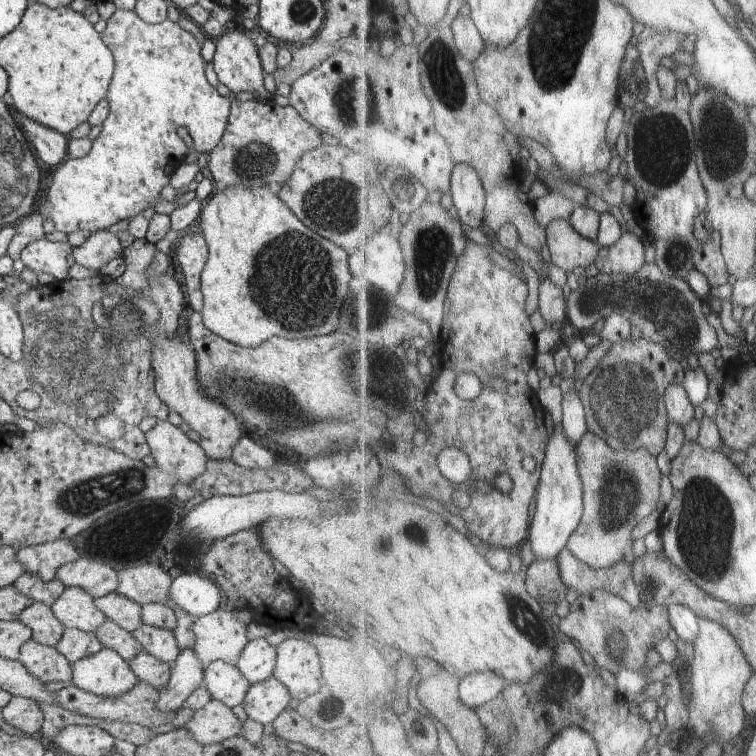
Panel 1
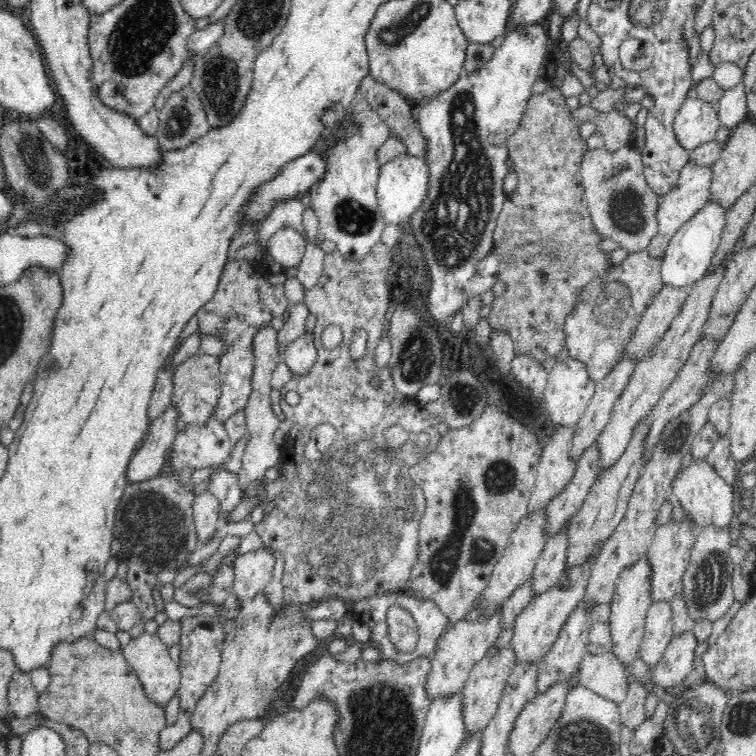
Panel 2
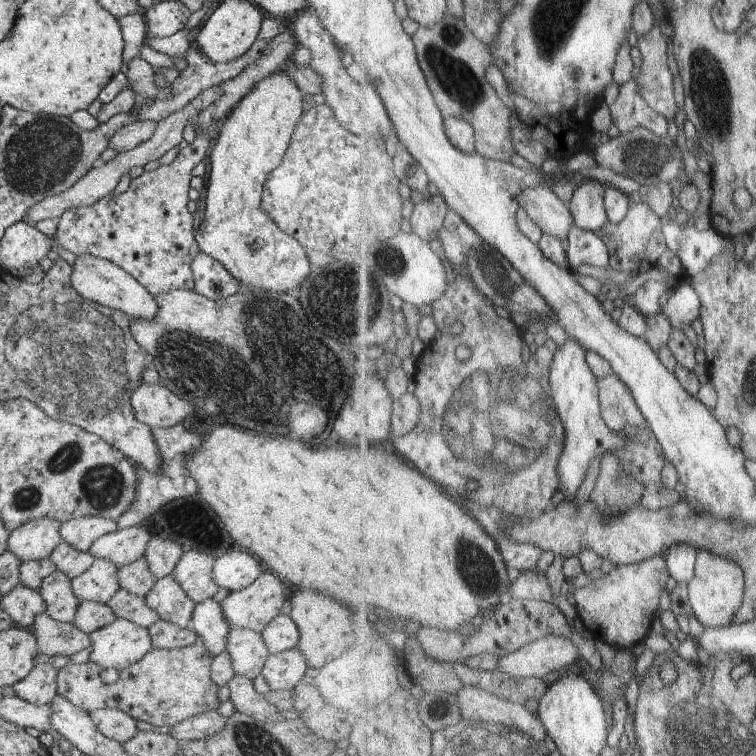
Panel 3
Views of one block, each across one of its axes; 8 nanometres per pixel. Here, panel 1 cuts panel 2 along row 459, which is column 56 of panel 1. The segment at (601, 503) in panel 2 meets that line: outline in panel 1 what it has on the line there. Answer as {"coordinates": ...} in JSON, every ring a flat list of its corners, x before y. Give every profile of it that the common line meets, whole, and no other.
{"coordinates":[[30,602,22,611,20,622,32,630,32,638,42,646,56,646,63,635,64,626,44,602]]}

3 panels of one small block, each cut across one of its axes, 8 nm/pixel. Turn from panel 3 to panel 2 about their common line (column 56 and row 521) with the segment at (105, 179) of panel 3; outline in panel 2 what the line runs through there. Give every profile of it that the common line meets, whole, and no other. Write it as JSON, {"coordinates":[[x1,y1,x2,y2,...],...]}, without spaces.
{"coordinates":[[209,492,196,495,193,502,192,509,199,544,207,544,213,539,218,528,220,502]]}

